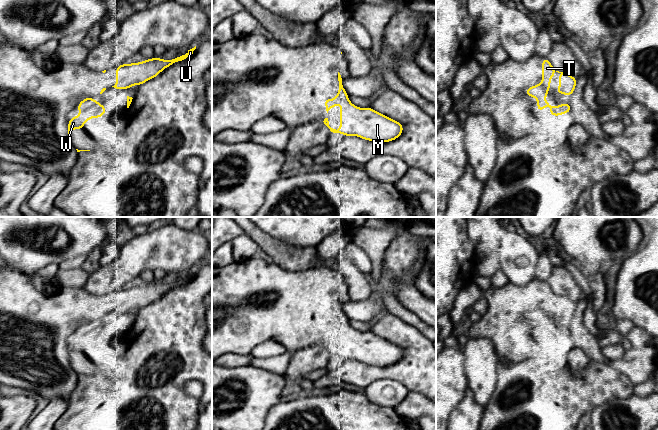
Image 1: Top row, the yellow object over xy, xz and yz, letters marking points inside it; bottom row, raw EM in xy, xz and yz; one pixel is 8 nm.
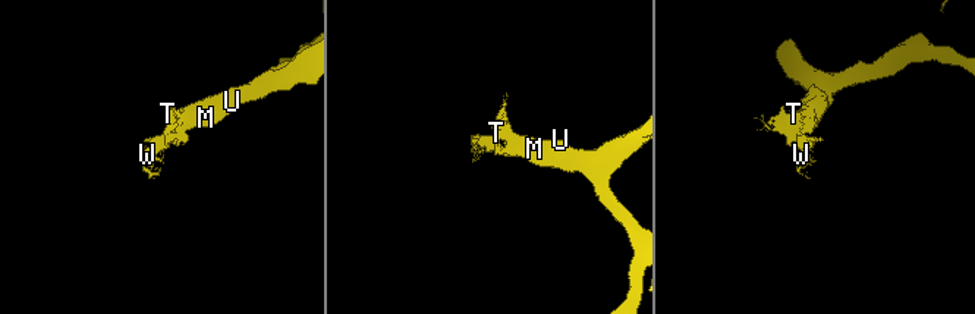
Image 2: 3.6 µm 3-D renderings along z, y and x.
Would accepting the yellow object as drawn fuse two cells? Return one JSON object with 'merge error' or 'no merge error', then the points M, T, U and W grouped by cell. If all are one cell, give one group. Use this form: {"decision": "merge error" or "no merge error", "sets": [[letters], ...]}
{"decision": "no merge error", "sets": [["M", "T", "U", "W"]]}

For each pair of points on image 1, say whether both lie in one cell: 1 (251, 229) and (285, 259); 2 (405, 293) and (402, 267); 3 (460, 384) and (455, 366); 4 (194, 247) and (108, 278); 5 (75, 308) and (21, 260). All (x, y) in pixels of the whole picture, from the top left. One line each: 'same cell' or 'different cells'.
1: same cell
2: different cells
3: same cell
4: same cell
5: different cells

